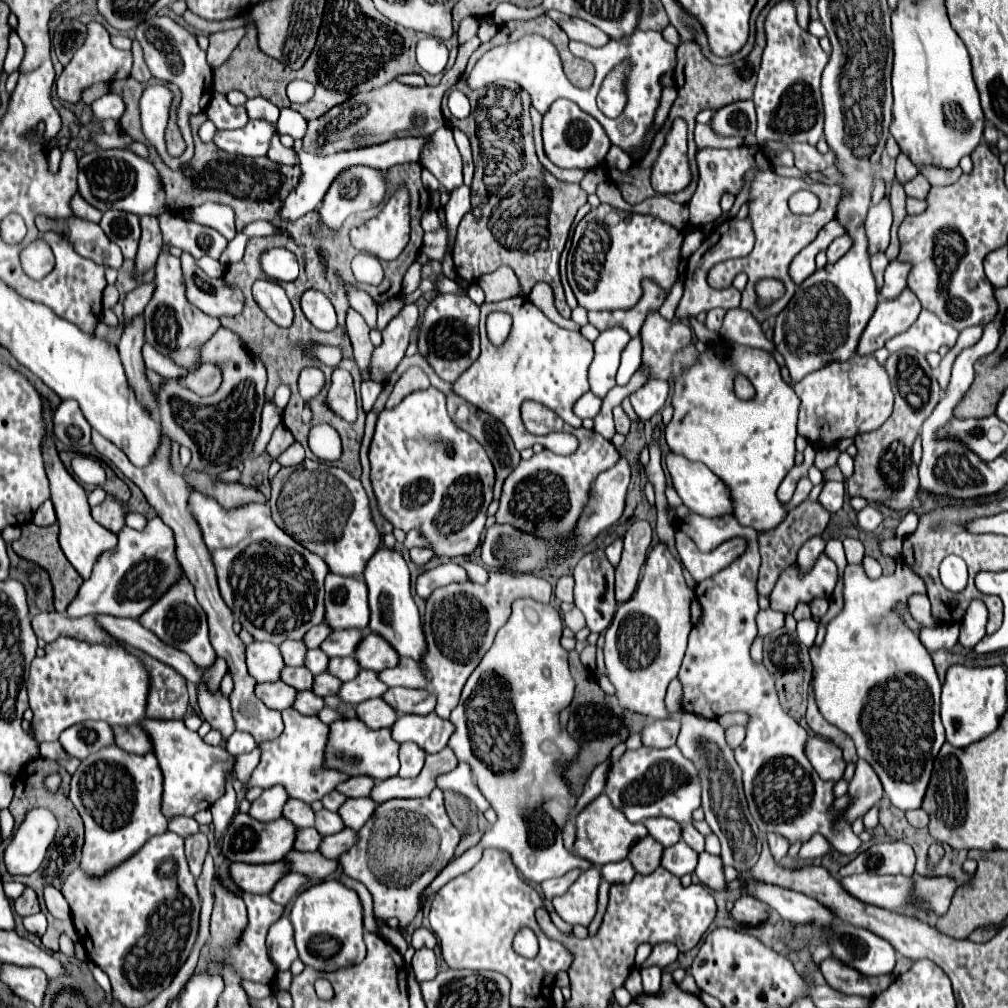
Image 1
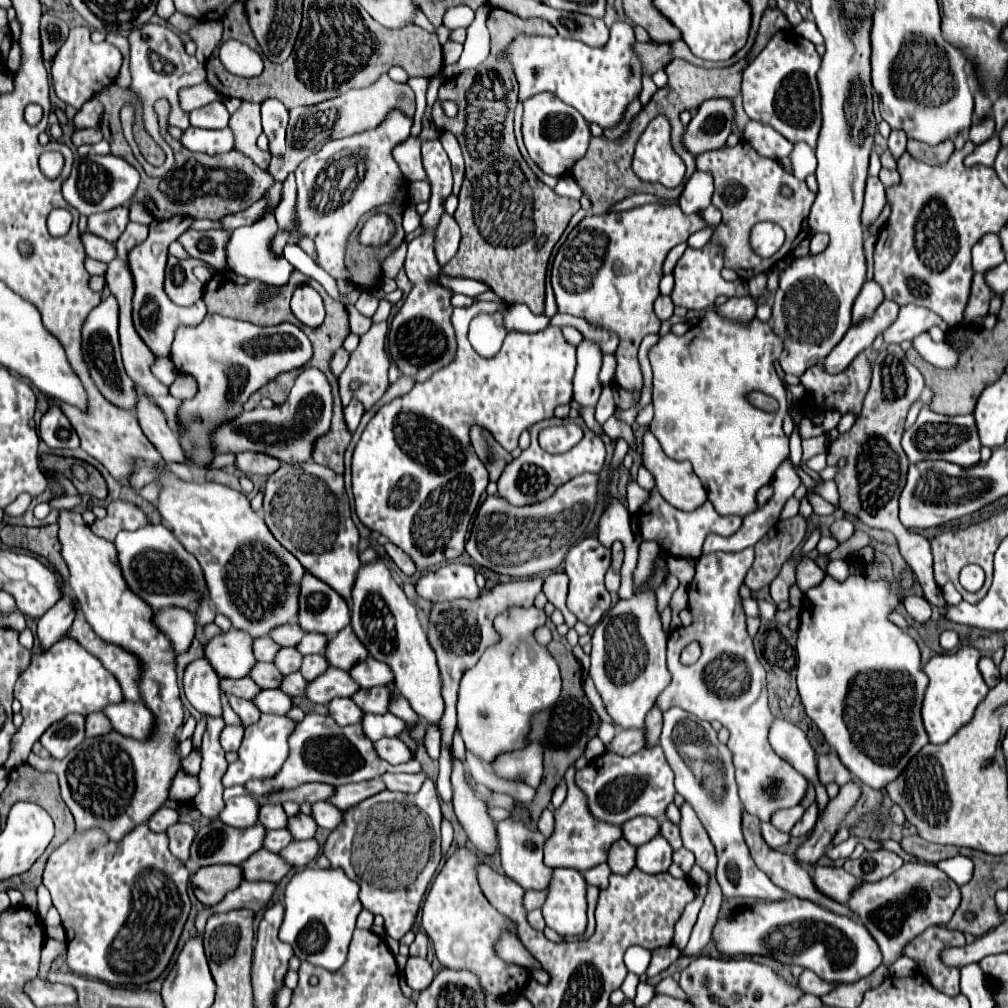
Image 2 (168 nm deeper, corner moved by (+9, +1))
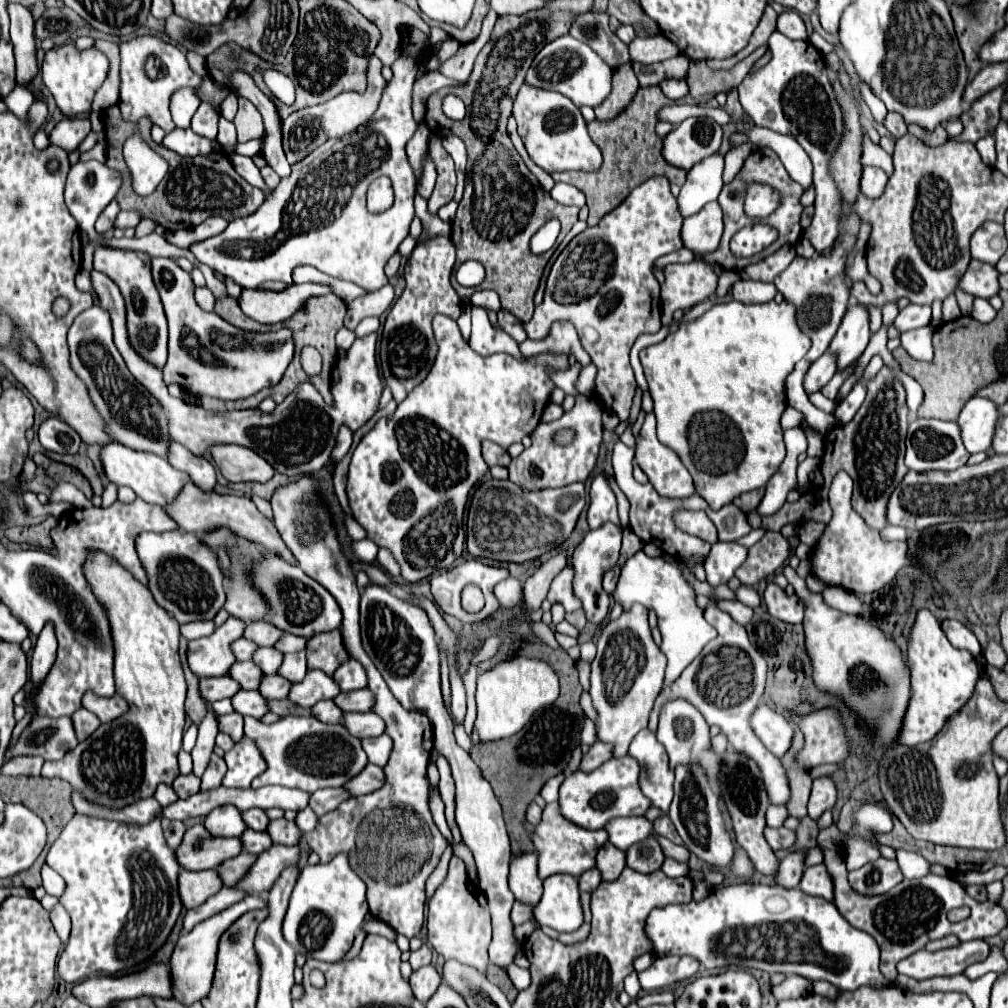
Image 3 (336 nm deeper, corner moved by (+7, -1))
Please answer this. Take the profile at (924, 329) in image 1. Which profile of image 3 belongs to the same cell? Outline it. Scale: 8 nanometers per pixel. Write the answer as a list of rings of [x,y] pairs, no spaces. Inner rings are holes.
[[[909,304],[895,318],[895,326],[899,328],[899,332],[921,328],[927,326],[929,322],[931,322],[931,306],[919,306],[919,304]]]

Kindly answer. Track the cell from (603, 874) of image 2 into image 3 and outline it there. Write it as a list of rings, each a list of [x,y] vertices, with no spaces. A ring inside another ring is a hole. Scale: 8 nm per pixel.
[[[589,868],[587,872],[579,876],[577,882],[579,882],[581,892],[593,892],[593,888],[597,888],[597,884],[601,882],[601,874],[597,872],[597,868]]]

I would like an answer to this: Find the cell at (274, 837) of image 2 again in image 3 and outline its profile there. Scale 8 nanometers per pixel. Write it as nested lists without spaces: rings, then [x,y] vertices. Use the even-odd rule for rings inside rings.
[[[247,828],[241,834],[241,844],[243,844],[243,852],[257,856],[259,852],[265,852],[265,848],[269,848],[269,844],[273,844],[273,842],[269,840],[267,832],[253,832]]]

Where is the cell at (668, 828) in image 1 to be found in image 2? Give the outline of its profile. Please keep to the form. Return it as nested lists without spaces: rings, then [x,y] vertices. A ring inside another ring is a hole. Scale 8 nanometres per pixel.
[[[650,816],[631,818],[631,822],[625,822],[621,828],[623,828],[625,838],[633,846],[641,846],[659,834],[659,822]]]

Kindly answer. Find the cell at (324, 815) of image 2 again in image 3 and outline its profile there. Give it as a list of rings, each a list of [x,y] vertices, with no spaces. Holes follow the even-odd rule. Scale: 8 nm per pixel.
[[[305,808],[305,810],[297,812],[295,824],[297,824],[297,828],[301,828],[301,832],[309,832],[317,826],[317,816],[313,816],[313,812],[309,812],[309,808]]]

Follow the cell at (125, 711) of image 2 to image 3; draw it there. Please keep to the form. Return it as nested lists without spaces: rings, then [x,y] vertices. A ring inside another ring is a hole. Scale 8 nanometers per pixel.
[[[85,692],[81,704],[89,712],[97,714],[97,718],[101,722],[111,722],[117,716],[125,714],[125,710],[127,710],[127,704],[125,704],[125,700],[119,694],[115,694],[111,698],[103,698],[103,696],[97,696],[95,692]]]

